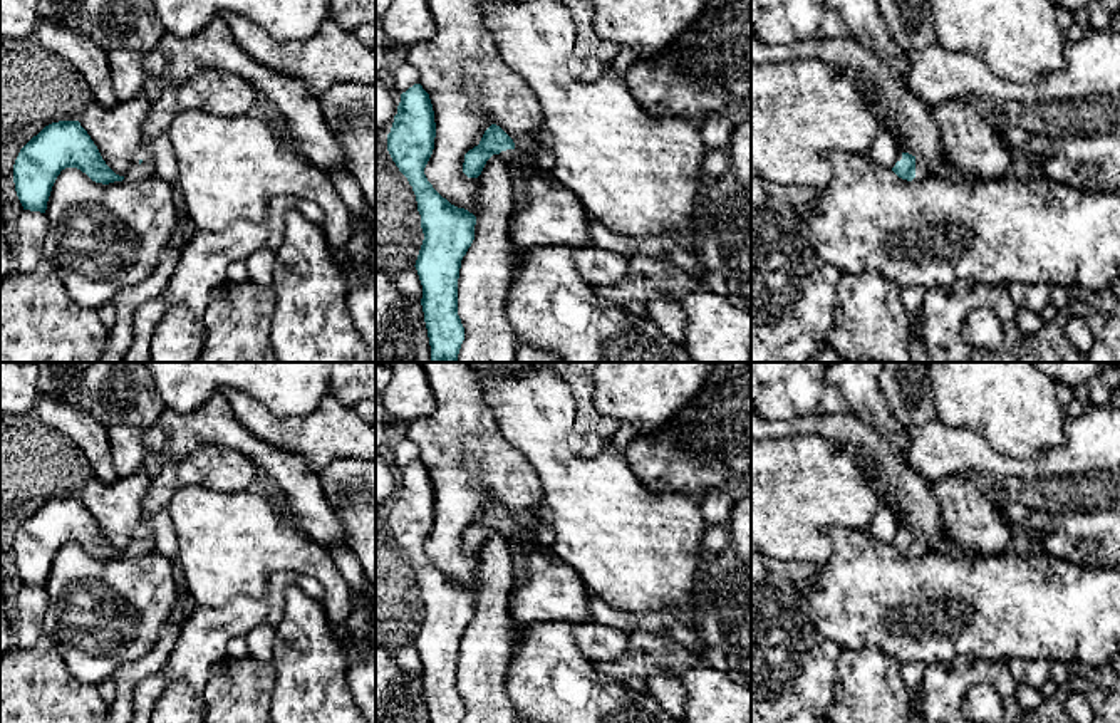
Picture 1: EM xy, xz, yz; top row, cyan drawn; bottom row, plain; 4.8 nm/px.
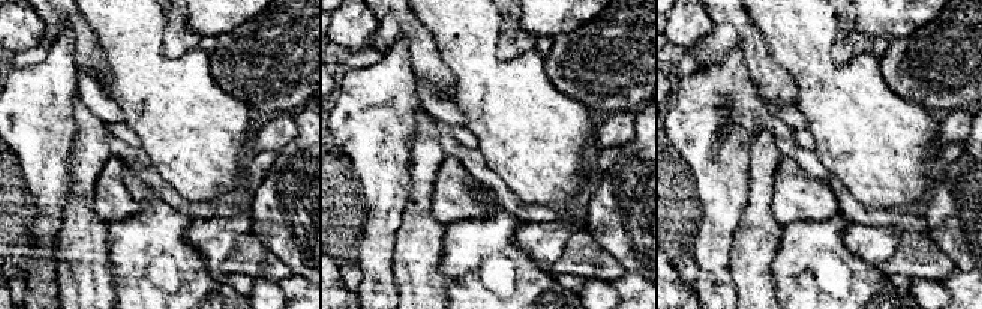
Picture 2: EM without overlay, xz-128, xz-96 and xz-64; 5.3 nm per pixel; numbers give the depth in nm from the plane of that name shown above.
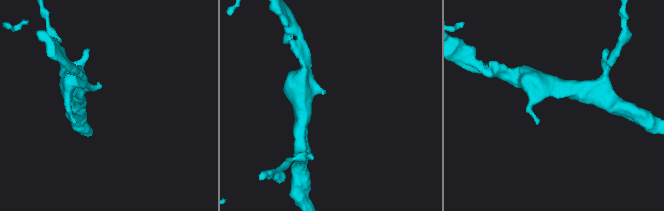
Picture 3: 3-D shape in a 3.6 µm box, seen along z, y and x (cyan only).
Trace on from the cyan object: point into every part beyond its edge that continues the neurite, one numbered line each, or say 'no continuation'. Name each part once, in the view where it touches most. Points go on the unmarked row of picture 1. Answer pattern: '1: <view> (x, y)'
1: yz (921, 542)

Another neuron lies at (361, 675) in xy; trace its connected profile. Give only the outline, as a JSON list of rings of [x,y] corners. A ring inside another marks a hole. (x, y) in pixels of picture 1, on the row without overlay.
[[[376,658],[350,661],[347,686],[366,723],[376,723]]]

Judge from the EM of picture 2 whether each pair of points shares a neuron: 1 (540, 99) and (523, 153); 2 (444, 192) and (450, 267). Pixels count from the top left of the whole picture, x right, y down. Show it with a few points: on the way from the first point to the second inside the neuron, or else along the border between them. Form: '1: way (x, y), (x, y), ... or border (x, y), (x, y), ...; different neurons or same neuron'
1: way (528, 113), (528, 140); same neuron
2: border (482, 216), (452, 221), (446, 225); different neurons

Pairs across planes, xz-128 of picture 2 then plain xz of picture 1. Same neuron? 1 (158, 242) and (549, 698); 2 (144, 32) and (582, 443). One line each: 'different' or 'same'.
1: same
2: different

